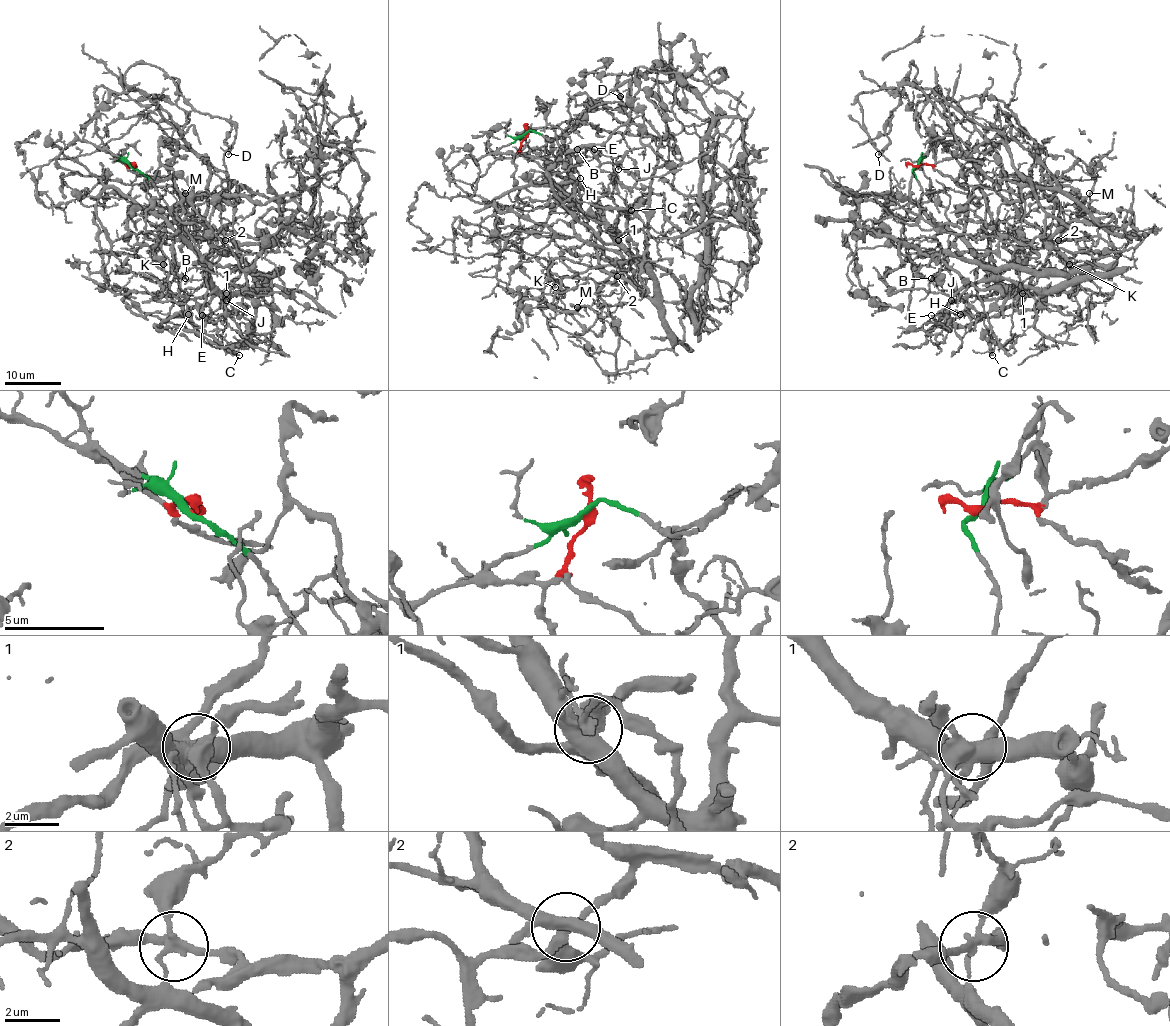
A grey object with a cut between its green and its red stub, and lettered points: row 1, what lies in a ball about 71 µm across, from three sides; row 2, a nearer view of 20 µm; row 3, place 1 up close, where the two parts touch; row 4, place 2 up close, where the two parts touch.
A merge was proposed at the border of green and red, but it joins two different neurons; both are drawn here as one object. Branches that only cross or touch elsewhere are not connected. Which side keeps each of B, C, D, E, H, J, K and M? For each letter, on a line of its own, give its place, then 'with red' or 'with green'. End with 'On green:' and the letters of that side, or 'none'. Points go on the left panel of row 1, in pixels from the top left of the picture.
B: (185, 278) | with green
C: (239, 355) | with red
D: (228, 154) | with red
E: (202, 315) | with red
H: (188, 314) | with red
J: (226, 300) | with red
K: (163, 264) | with green
M: (185, 193) | with red
On green: B, K

